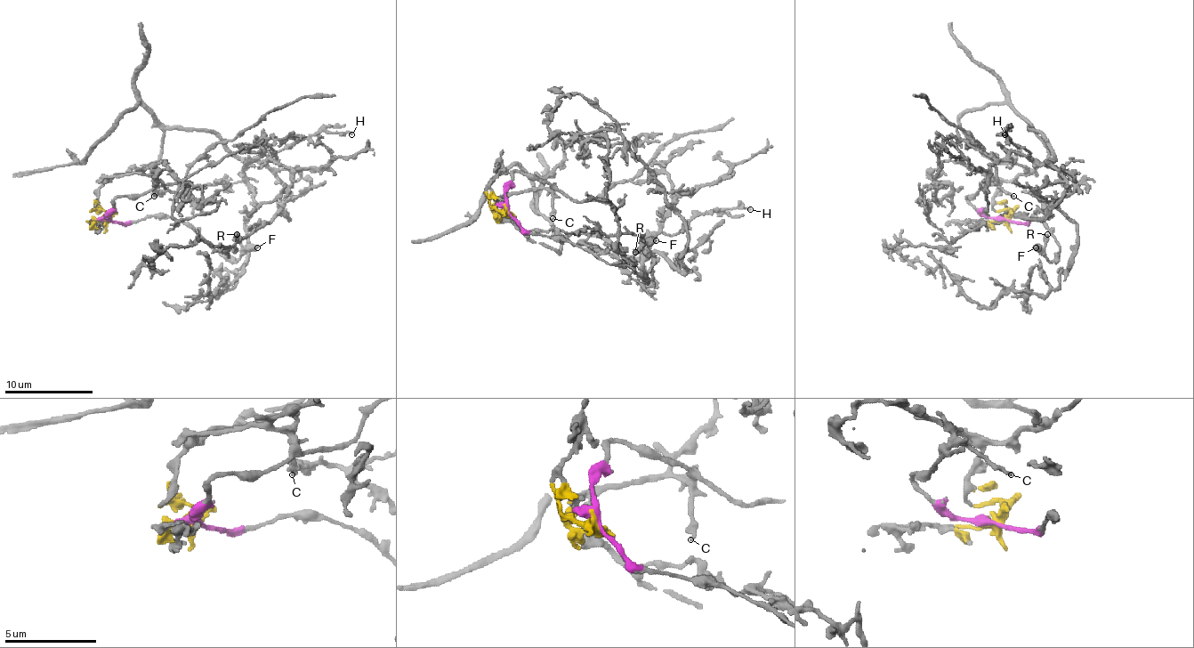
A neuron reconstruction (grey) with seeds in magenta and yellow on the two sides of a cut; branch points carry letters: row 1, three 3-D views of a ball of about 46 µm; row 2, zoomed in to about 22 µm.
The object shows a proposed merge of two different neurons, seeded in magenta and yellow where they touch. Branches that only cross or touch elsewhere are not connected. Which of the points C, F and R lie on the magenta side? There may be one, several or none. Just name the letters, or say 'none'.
F, R

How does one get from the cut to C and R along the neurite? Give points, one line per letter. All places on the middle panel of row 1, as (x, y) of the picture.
C: (506, 210), (493, 210), (497, 198), (499, 203), (511, 194), (546, 188), (552, 194), (552, 219)
R: (506, 210), (530, 232), (551, 238), (566, 238), (588, 247), (608, 263), (628, 261), (639, 250), (634, 252)

